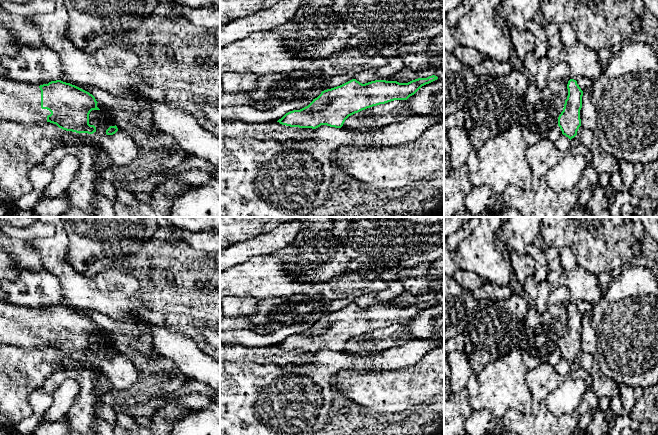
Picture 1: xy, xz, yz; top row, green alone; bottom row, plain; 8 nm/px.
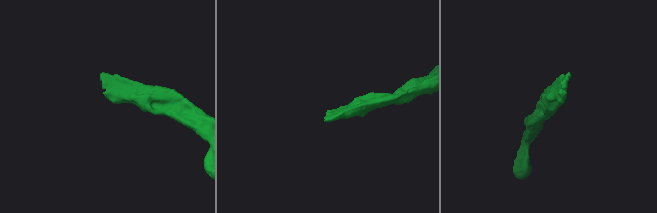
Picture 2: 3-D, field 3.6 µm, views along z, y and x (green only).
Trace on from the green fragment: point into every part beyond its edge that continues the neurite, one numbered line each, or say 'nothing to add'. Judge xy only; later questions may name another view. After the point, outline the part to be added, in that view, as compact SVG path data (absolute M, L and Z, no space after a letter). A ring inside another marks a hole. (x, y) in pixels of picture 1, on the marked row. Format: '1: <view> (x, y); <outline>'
1: xy (20, 102); M0 76L0 120L36 124L46 122L50 114L49 110L41 108L38 85Z

